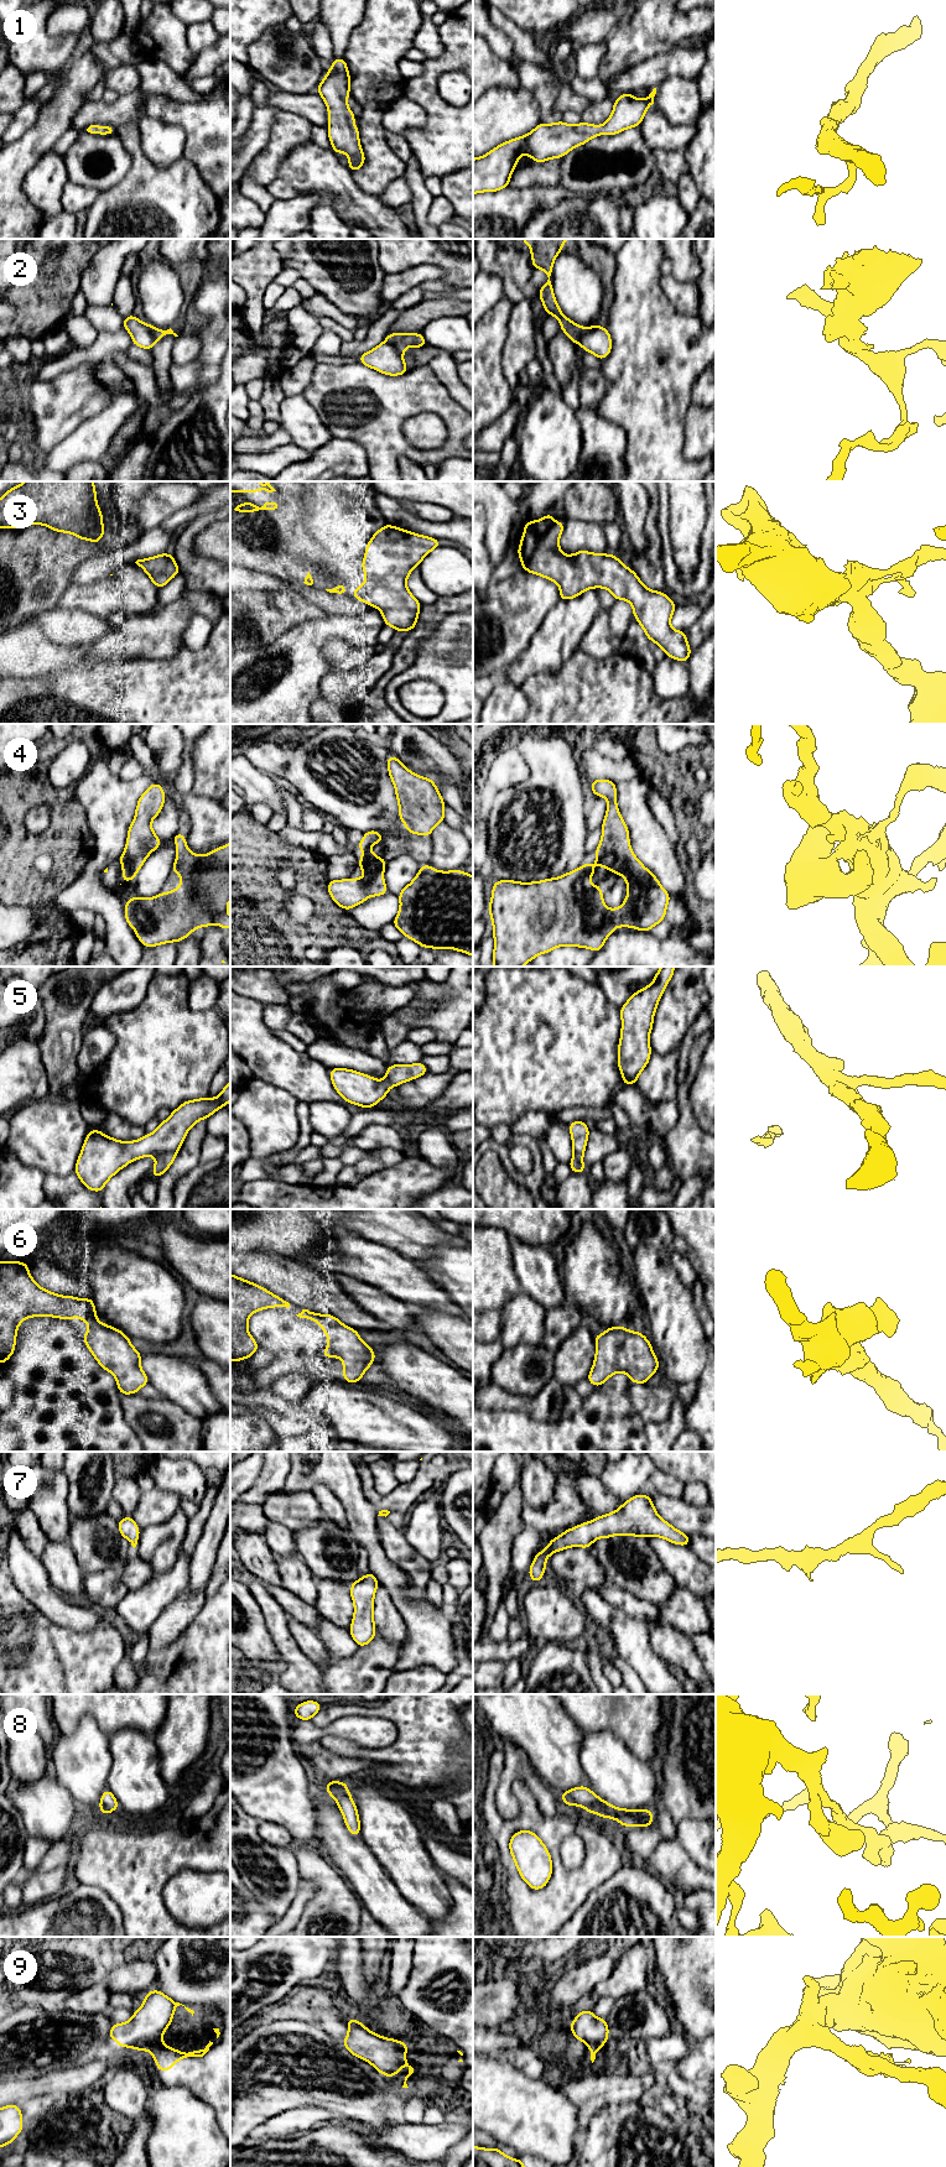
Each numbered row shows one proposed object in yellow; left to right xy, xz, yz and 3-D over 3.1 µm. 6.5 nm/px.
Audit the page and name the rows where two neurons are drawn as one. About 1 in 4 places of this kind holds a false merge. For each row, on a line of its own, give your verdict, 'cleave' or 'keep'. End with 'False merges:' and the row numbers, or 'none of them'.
1: keep
2: cleave
3: keep
4: keep
5: keep
6: keep
7: keep
8: keep
9: keep
False merges: 2

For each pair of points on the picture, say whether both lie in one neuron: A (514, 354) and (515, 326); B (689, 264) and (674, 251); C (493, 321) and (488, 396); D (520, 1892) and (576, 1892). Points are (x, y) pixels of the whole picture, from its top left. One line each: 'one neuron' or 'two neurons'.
A: one neuron
B: one neuron
C: one neuron
D: one neuron

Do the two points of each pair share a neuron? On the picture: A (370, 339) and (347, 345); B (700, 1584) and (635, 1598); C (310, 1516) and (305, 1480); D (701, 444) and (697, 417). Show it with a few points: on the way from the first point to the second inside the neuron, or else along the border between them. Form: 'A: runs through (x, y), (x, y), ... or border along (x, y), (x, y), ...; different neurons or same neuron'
A: runs through (364, 345), (353, 345); same neuron
B: runs through (684, 1589), (651, 1589); same neuron
C: border along (284, 1488), (310, 1490), (325, 1485), (334, 1495); different neurons
D: runs through (701, 438), (700, 423); same neuron

